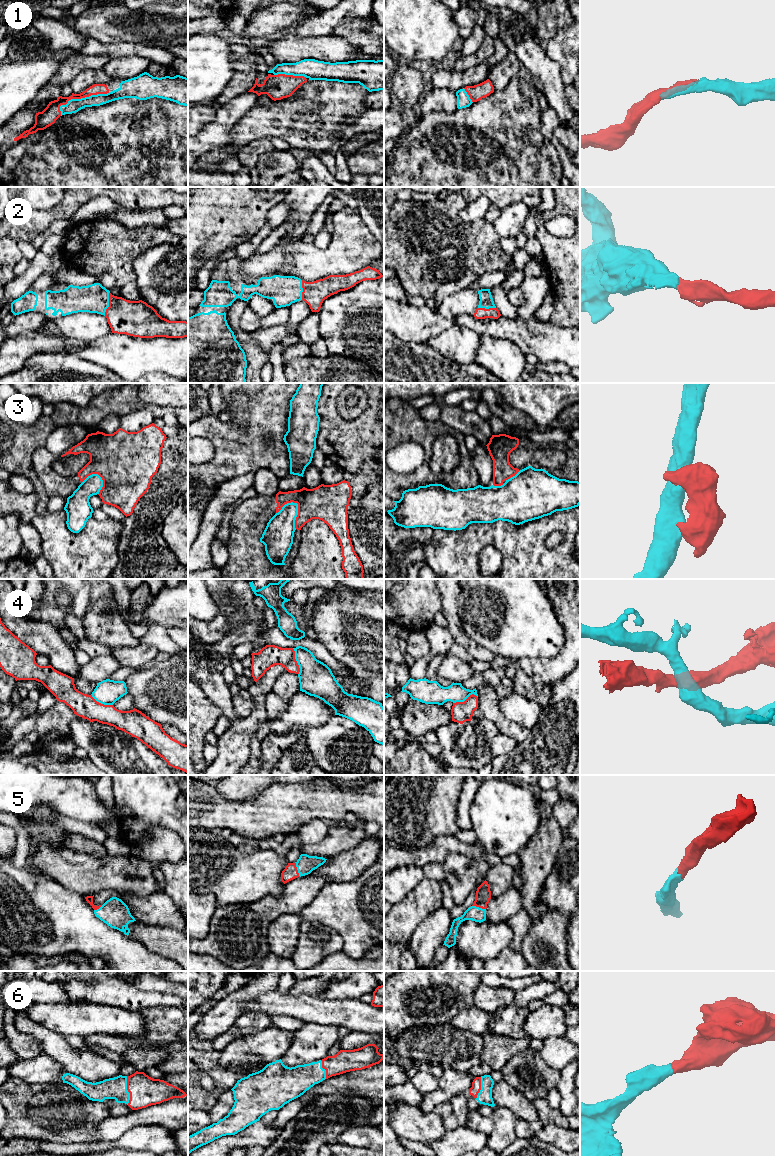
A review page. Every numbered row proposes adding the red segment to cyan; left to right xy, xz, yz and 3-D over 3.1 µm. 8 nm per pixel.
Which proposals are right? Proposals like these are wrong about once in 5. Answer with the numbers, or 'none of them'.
1, 2, 5, 6

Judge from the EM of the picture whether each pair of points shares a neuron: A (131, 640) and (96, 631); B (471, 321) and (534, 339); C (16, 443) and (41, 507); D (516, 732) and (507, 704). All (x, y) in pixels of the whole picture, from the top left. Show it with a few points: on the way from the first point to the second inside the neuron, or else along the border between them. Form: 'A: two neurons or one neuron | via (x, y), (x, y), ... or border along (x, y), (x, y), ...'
A: one neuron | via (122, 636), (109, 635), (105, 632)
B: one neuron | via (487, 326), (518, 331)
C: one neuron | via (17, 459), (36, 481), (40, 491)
D: two neurons | border along (499, 700), (502, 714), (508, 720), (529, 730)

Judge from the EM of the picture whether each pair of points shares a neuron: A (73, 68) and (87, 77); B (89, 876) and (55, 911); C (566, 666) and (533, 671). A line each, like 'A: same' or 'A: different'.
A: different
B: different
C: same

